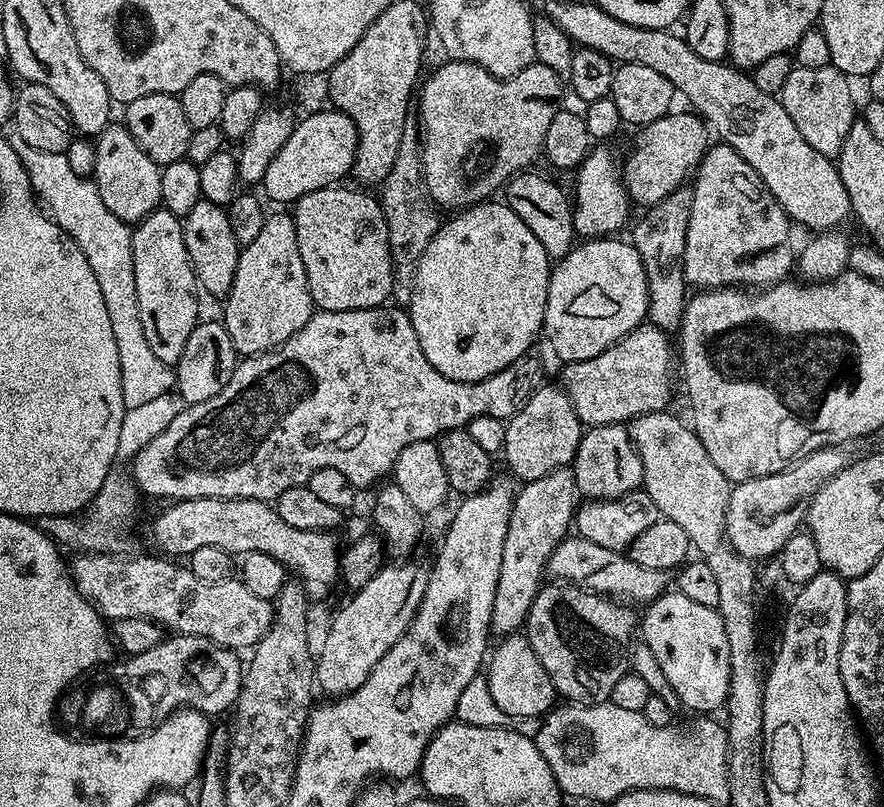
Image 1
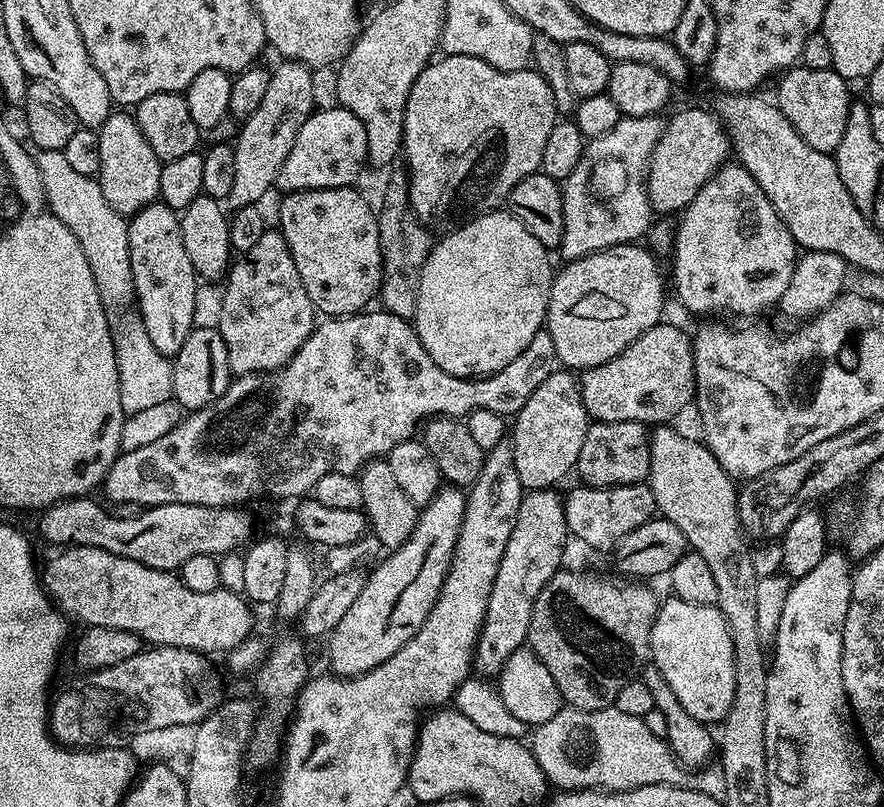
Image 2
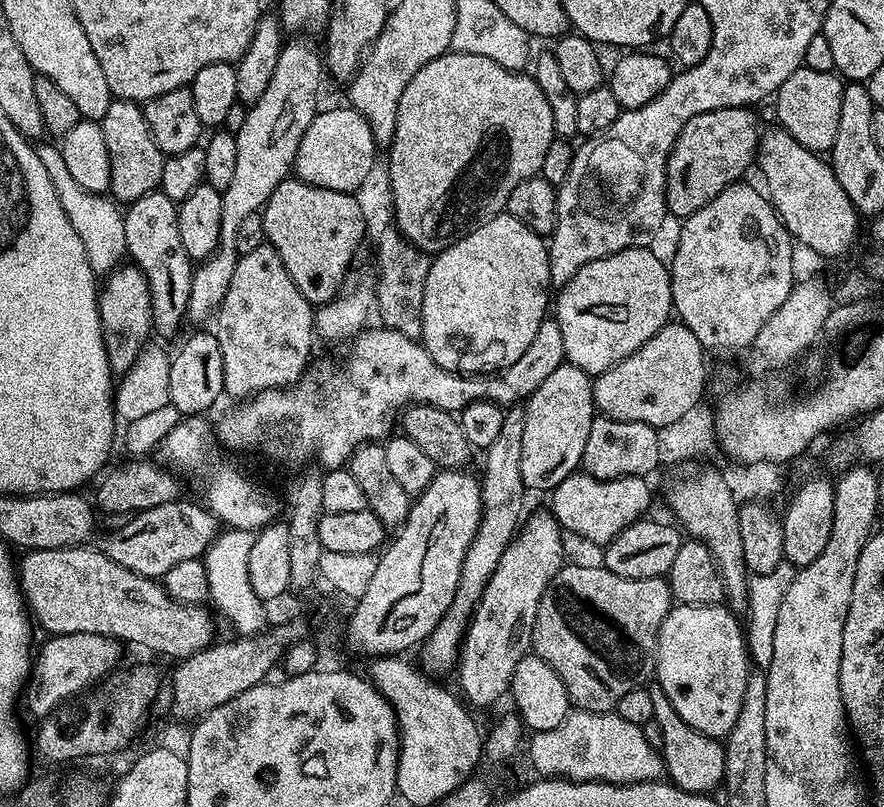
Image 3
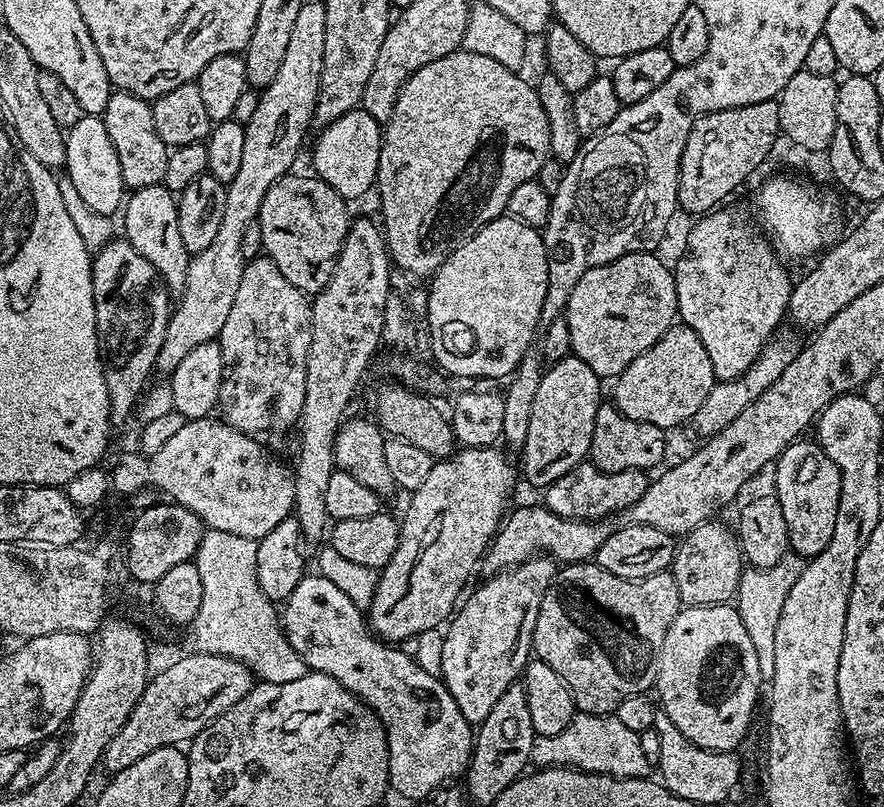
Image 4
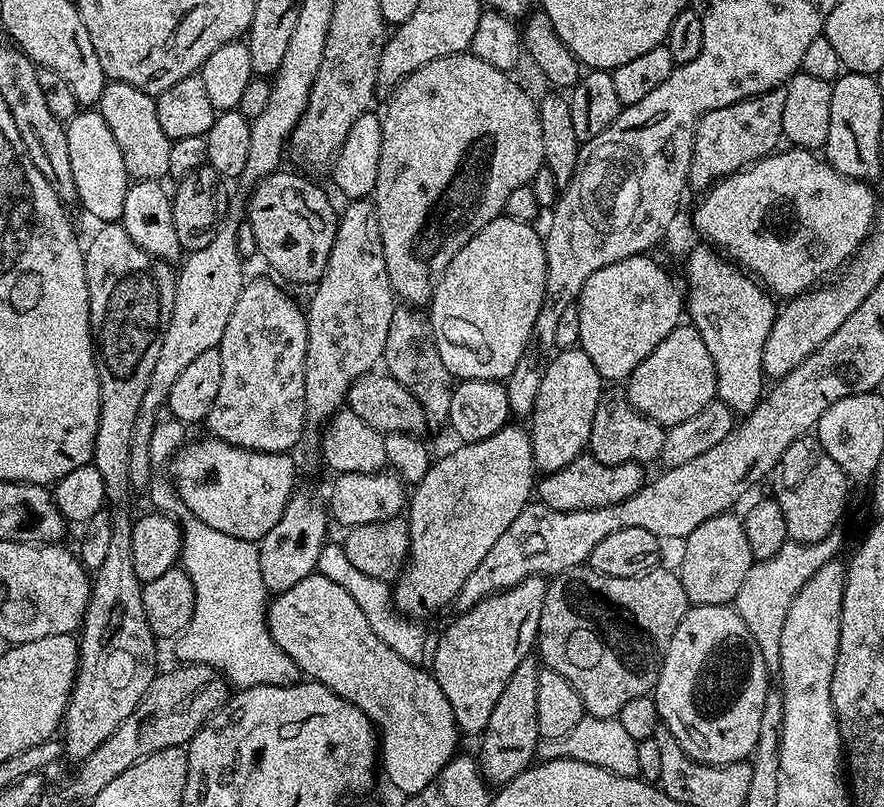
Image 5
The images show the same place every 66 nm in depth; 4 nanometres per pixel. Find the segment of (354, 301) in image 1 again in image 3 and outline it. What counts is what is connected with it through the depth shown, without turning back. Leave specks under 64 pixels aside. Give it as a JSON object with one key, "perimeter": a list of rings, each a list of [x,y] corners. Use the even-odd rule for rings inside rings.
{"perimeter":[[[289,178],[277,186],[274,194],[270,194],[270,198],[264,203],[262,215],[264,239],[278,250],[294,286],[302,290],[302,294],[313,306],[319,306],[334,299],[343,285],[345,276],[353,267],[352,259],[355,258],[360,243],[366,240],[362,211],[358,208],[355,195],[351,192],[322,189],[300,179]]]}

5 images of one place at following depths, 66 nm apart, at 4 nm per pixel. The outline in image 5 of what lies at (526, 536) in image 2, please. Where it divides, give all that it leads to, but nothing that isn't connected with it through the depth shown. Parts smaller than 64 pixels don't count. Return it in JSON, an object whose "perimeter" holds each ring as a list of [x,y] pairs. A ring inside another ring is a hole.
{"perimeter":[[[531,576],[522,582],[515,584],[513,588],[506,588],[502,592],[493,592],[492,595],[486,597],[485,600],[480,600],[473,608],[461,611],[460,617],[445,630],[440,636],[440,641],[435,641],[434,651],[430,656],[430,671],[436,677],[438,686],[442,690],[442,694],[446,694],[446,702],[450,702],[450,710],[454,710],[454,718],[456,719],[456,727],[461,733],[476,732],[475,734],[483,733],[486,722],[490,722],[490,714],[494,710],[494,706],[498,703],[498,694],[502,694],[502,689],[506,687],[506,682],[510,682],[510,674],[514,674],[514,670],[518,670],[518,662],[522,662],[527,656],[533,655],[534,649],[538,644],[540,634],[540,619],[542,618],[542,602],[546,598],[546,590],[548,584],[545,577]]]}

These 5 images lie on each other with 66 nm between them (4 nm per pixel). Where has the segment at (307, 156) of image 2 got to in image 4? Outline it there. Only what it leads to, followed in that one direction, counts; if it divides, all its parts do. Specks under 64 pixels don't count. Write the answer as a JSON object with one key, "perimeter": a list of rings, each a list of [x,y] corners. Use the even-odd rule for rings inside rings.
{"perimeter":[[[355,108],[325,125],[320,132],[312,152],[315,175],[344,199],[350,202],[360,199],[375,187],[383,140],[381,123],[368,111]]]}

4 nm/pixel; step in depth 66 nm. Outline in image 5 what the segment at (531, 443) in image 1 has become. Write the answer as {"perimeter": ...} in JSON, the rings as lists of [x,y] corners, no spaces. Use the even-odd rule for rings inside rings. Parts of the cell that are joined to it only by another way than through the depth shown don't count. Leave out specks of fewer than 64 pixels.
{"perimeter":[[[580,347],[557,351],[552,357],[530,417],[532,462],[537,473],[562,470],[562,466],[577,460],[587,449],[590,426],[594,426],[594,410],[598,410],[601,391],[598,370],[594,370],[594,362],[590,362]]]}

